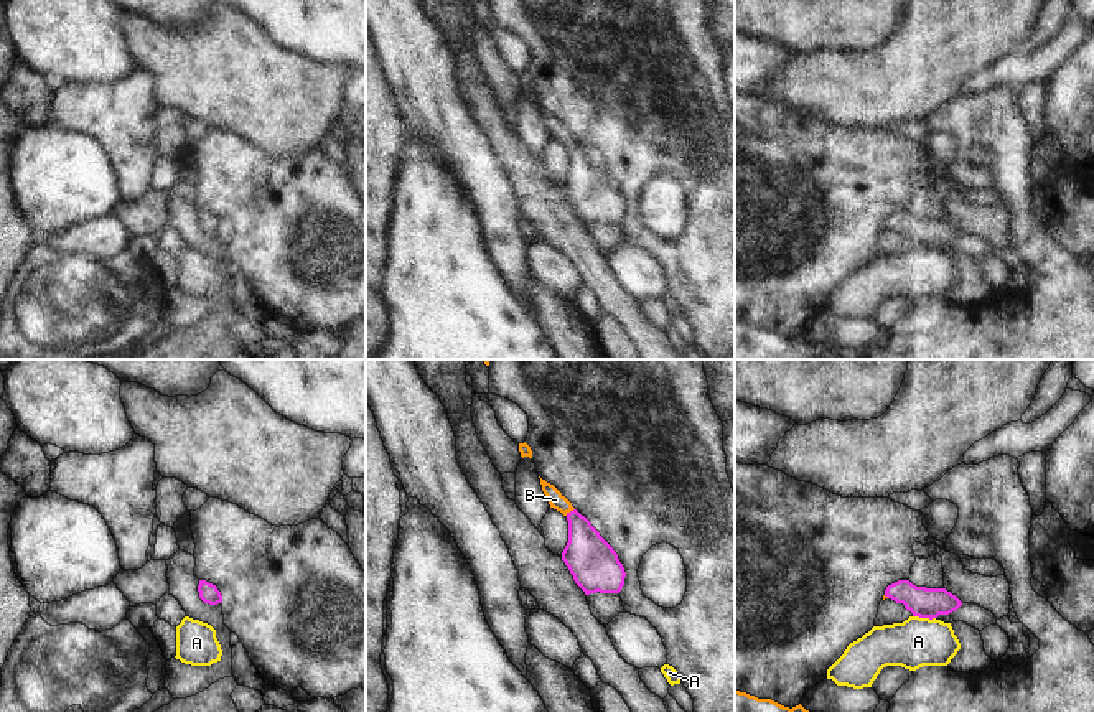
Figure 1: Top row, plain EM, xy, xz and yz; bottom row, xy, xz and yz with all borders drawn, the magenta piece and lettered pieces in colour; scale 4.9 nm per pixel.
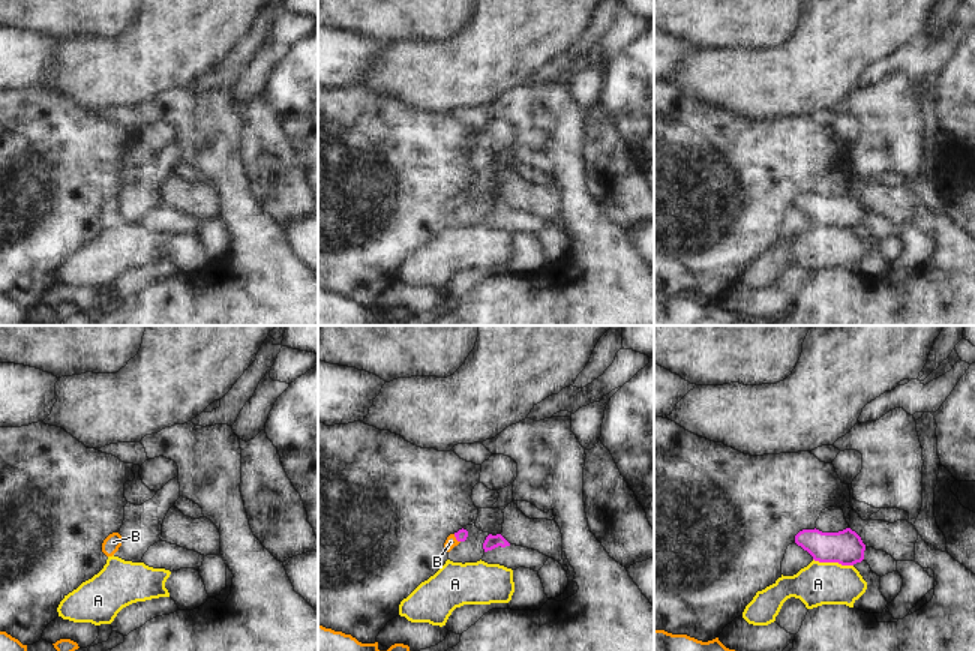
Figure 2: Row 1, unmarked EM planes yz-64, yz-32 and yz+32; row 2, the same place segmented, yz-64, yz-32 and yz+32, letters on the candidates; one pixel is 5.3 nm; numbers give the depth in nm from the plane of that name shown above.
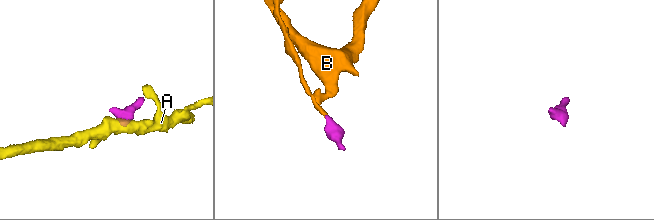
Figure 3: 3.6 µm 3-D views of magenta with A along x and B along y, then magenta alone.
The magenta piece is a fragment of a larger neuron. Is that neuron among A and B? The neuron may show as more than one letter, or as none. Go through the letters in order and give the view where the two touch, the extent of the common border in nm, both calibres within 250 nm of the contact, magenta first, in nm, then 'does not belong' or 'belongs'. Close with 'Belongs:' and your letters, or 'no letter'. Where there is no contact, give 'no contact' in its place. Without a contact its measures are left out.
A: contact in yz; length 110 nm; calibres 150 and 240 nm; does not belong
B: contact in xz; length 60 nm; calibres 220 and 80 nm; belongs
Belongs: B

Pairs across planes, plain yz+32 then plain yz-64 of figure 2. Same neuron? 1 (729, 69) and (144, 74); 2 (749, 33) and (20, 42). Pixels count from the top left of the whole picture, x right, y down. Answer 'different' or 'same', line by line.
1: same
2: different

